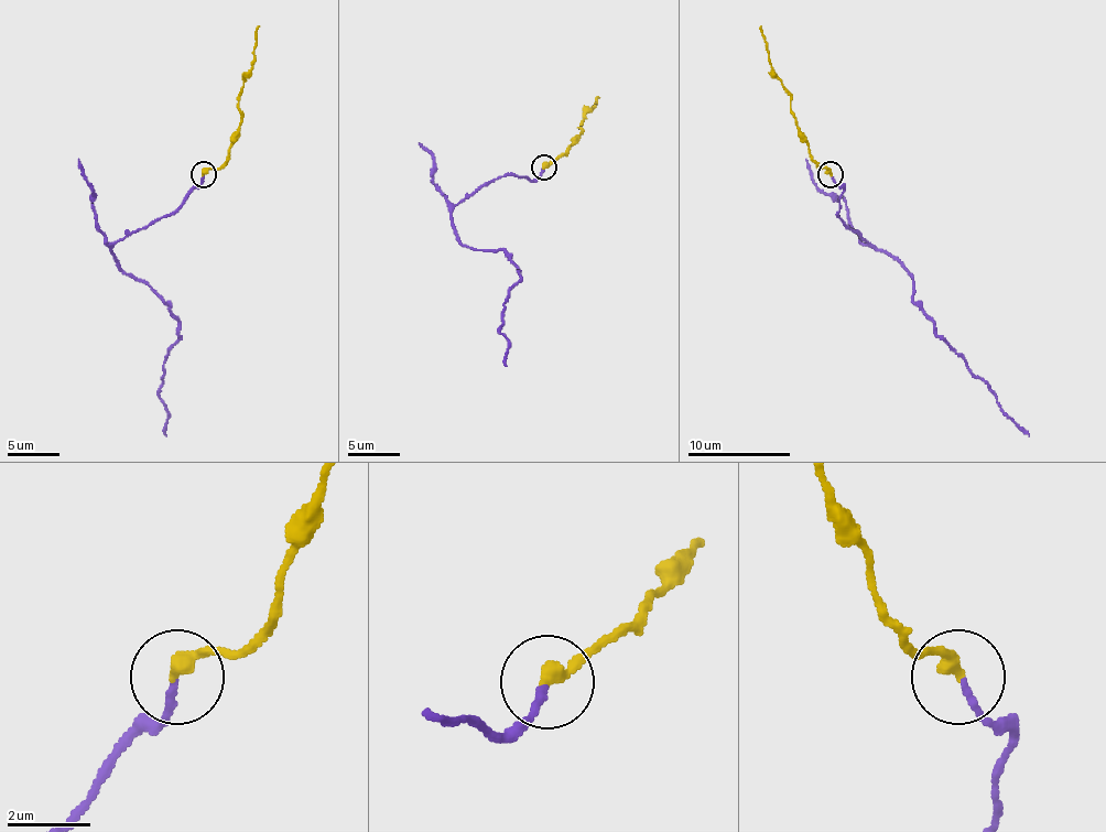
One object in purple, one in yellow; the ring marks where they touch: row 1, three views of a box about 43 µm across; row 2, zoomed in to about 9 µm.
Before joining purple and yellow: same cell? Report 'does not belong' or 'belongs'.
belongs

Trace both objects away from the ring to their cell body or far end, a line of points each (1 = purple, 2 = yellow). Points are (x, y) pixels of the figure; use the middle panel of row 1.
1: (543, 168), (535, 181), (502, 175), (451, 214), (463, 245), (502, 250), (518, 268), (499, 327), (507, 366)
2: (543, 168), (559, 158), (582, 131), (579, 127), (595, 106), (597, 96)

